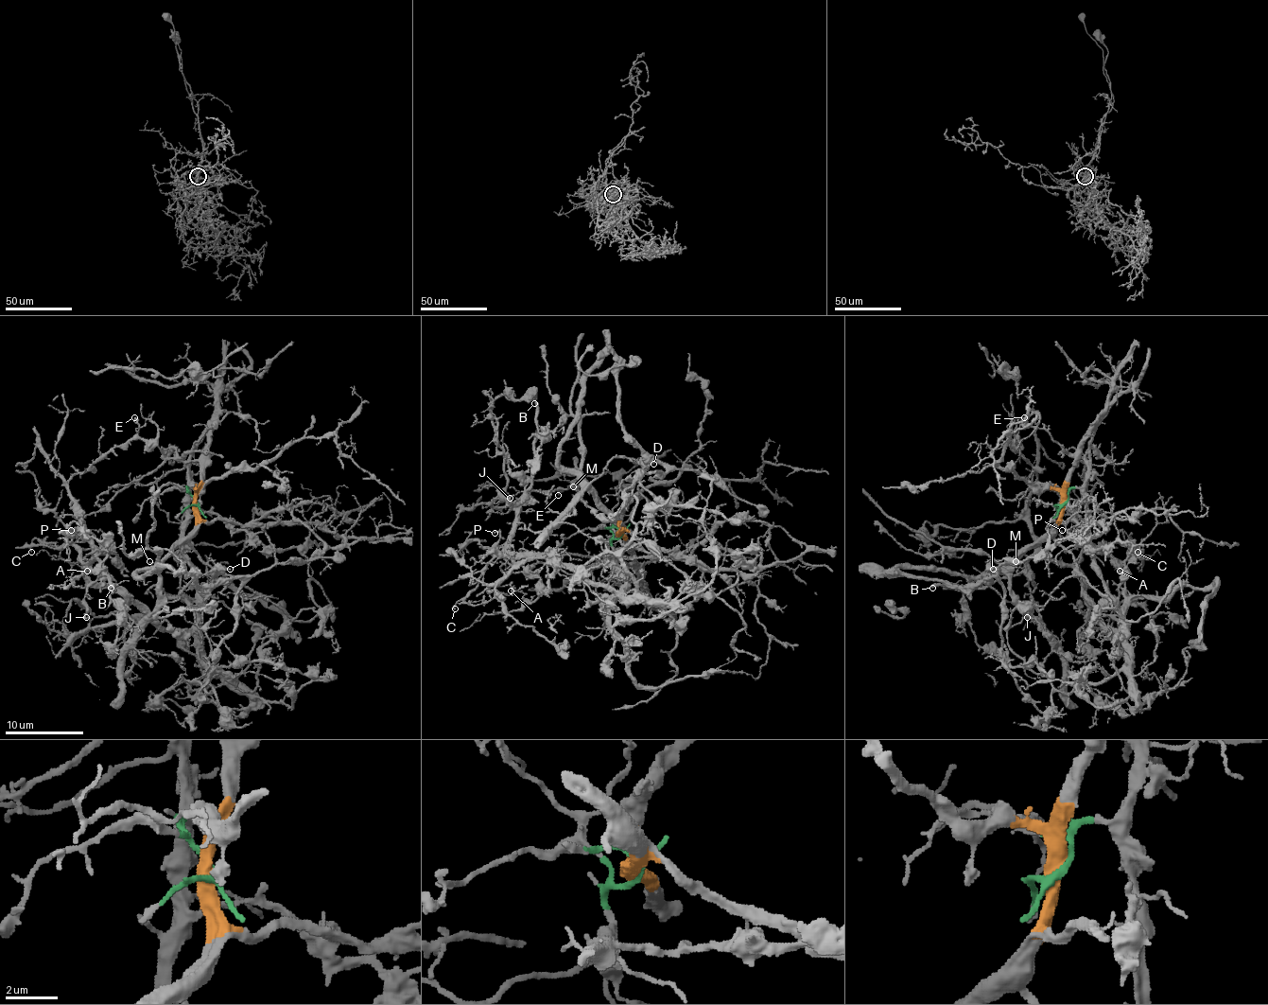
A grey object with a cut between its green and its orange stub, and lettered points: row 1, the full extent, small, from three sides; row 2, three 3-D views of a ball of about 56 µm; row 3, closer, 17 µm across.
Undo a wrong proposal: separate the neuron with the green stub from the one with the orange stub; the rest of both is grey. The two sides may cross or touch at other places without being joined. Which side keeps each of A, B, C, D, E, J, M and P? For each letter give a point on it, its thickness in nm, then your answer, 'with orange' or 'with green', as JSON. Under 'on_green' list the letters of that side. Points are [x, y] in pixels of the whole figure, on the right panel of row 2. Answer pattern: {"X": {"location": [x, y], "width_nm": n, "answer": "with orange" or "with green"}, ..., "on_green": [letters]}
{"A": {"location": [1120, 571], "width_nm": 160, "answer": "with green"}, "B": {"location": [932, 588], "width_nm": 340, "answer": "with green"}, "C": {"location": [1137, 552], "width_nm": 130, "answer": "with green"}, "D": {"location": [993, 569], "width_nm": 380, "answer": "with orange"}, "E": {"location": [1024, 417], "width_nm": 170, "answer": "with green"}, "J": {"location": [1027, 617], "width_nm": 220, "answer": "with green"}, "M": {"location": [1016, 561], "width_nm": 120, "answer": "with orange"}, "P": {"location": [1062, 530], "width_nm": 140, "answer": "with green"}, "on_green": ["A", "B", "C", "E", "J", "P"]}

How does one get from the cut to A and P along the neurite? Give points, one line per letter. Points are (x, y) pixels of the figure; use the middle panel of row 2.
A: (621, 535), (607, 558), (623, 586), (615, 590), (583, 582), (545, 555), (506, 551), (482, 580), (510, 590)
P: (621, 535), (607, 558), (619, 590), (583, 582), (545, 555), (495, 555), (495, 533)

